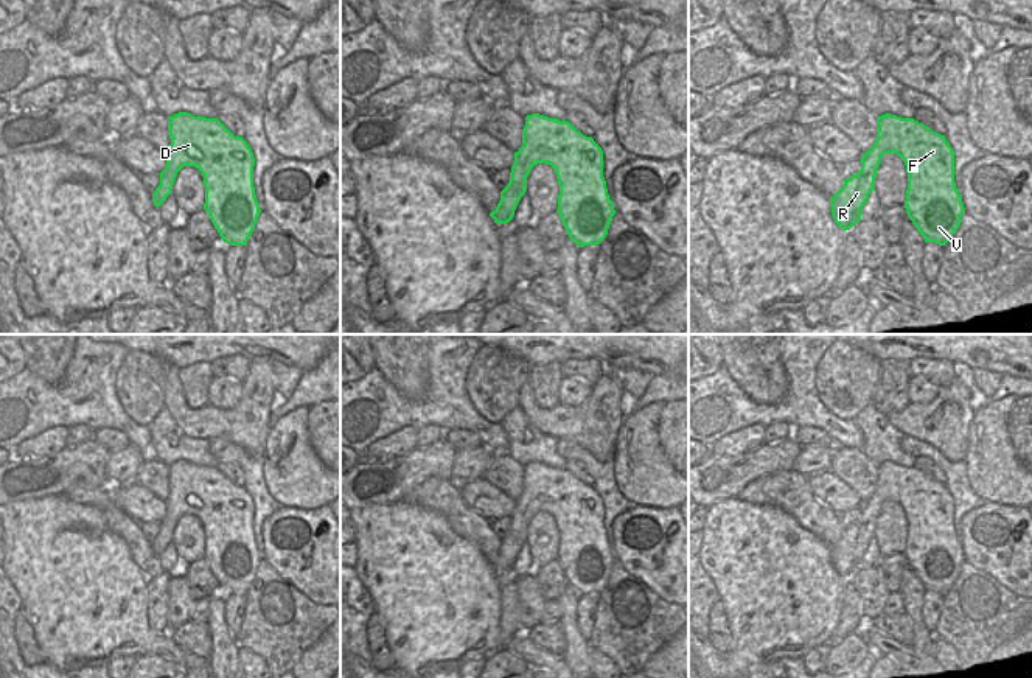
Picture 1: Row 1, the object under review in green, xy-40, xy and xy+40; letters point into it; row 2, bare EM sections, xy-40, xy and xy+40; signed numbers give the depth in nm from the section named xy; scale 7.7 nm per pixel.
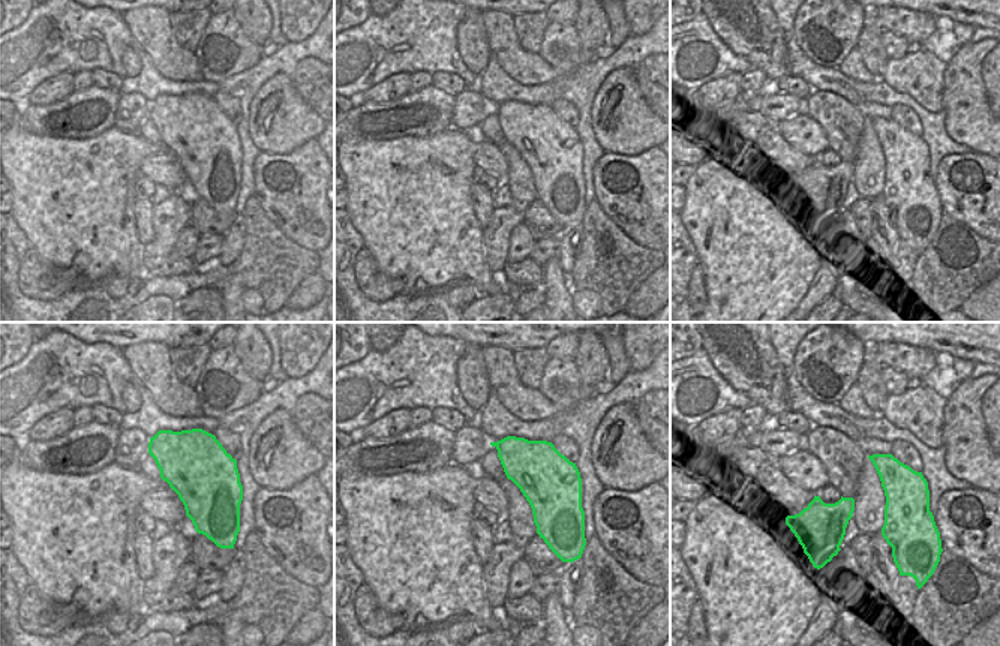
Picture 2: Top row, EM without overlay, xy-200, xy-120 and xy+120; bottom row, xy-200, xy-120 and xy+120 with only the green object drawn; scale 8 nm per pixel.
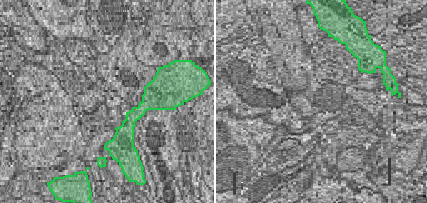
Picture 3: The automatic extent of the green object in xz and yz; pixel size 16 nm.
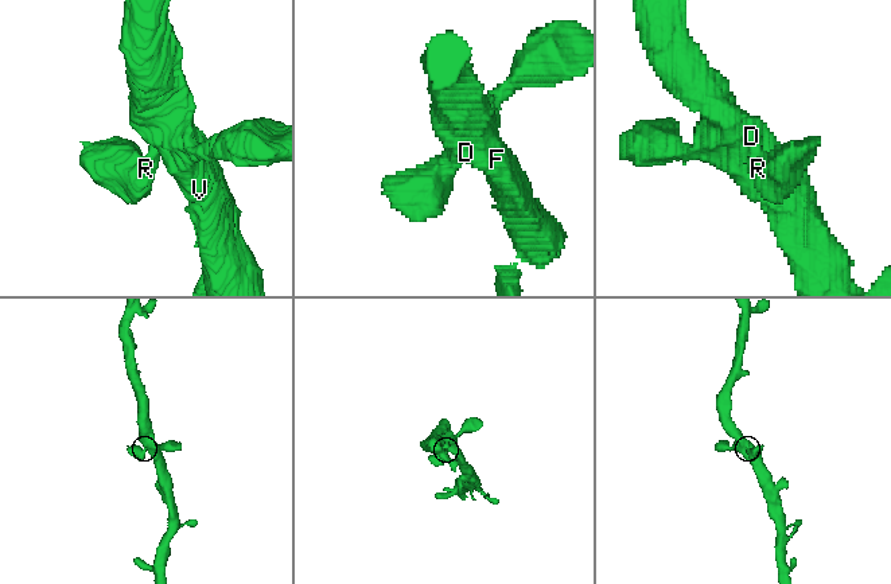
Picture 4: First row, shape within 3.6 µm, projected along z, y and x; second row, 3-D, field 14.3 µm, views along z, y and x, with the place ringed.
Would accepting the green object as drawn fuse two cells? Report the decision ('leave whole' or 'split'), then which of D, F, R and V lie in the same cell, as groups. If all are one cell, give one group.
leave whole; D F R V

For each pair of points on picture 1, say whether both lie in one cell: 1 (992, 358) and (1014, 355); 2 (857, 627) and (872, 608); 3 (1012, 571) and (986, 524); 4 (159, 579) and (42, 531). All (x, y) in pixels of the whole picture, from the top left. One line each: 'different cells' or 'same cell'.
1: same cell
2: different cells
3: same cell
4: different cells

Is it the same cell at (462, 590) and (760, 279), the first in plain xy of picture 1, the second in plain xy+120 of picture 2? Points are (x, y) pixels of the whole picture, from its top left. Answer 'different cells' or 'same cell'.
same cell

